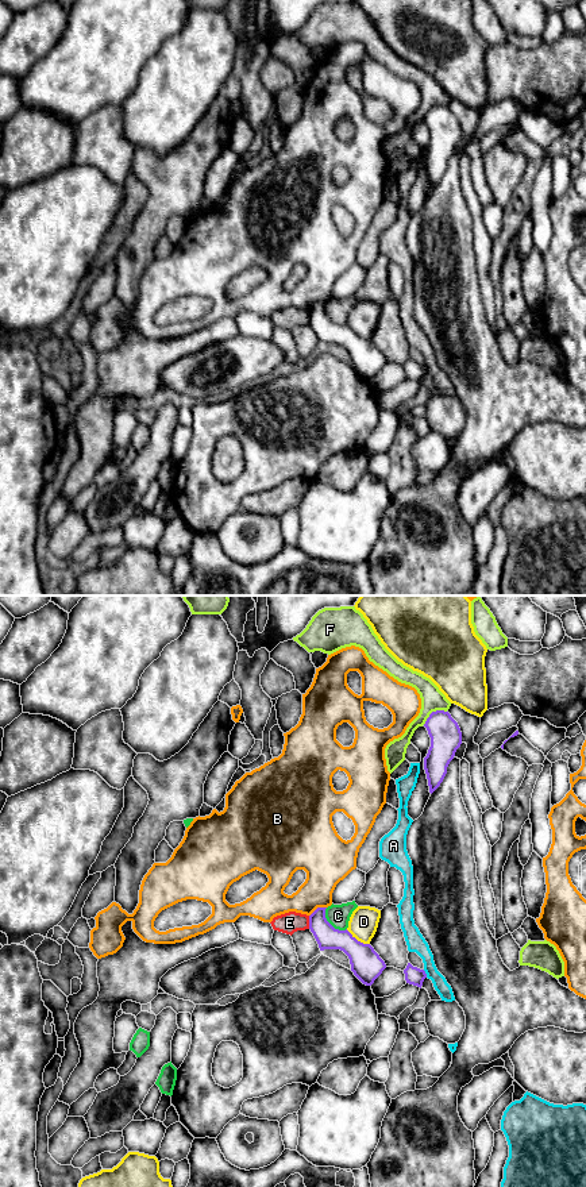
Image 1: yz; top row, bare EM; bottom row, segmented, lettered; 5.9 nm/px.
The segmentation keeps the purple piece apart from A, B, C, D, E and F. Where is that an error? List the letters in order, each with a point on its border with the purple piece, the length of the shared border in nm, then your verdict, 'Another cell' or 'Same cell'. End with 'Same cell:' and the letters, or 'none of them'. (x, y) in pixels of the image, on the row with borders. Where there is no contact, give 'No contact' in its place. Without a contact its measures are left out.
A: Touches purple at yz (425, 974). Shared border 50 nm. Another cell
B: Touches purple at yz (317, 908). Shared border 120 nm. Another cell
C: Touches purple at yz (330, 924). Shared border 180 nm. Another cell
D: Touches purple at yz (357, 940). Shared border 170 nm. Another cell
E: Touches purple at yz (309, 922). Shared border 80 nm. Another cell
F: Touches purple at yz (432, 712). Shared border 170 nm. Another cell
Same cell: none of them

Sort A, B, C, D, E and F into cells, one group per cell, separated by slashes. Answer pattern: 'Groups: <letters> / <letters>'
Groups: A E / B / C / D / F

